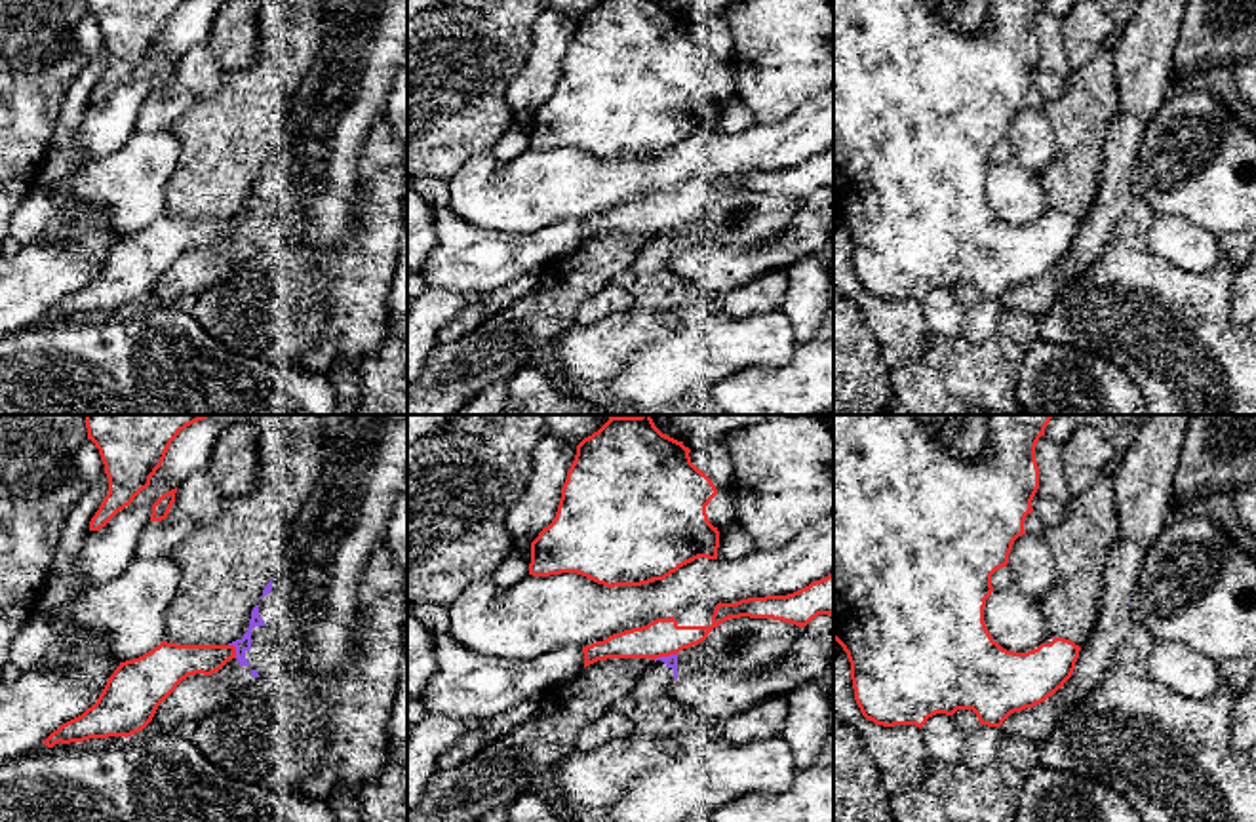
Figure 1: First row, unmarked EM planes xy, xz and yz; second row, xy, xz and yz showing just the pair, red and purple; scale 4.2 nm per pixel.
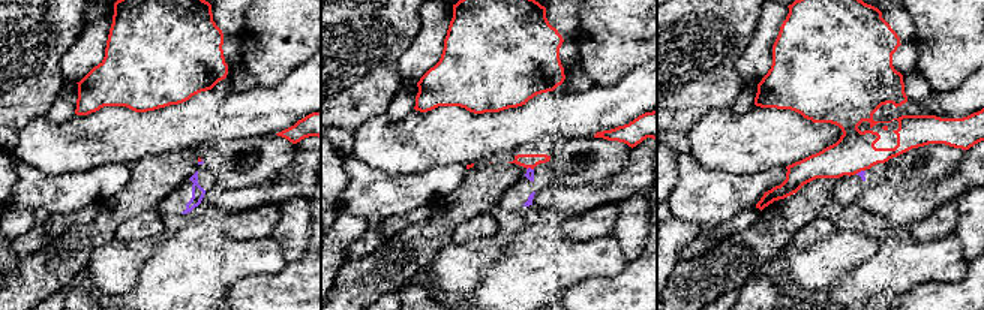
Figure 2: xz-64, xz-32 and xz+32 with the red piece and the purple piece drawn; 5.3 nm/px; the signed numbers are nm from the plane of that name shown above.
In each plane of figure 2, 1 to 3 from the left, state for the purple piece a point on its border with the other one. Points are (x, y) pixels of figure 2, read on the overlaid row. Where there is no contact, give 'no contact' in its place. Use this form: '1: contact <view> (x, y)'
1: contact xz-64 (200, 160)
2: contact xz-32 (530, 166)
3: contact xz+32 (860, 171)

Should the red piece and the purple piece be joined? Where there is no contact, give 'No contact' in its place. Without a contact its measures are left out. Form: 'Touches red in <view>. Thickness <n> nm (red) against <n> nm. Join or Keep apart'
Touches red in xz. Thickness 160 nm (red) against 50 nm. Keep apart

